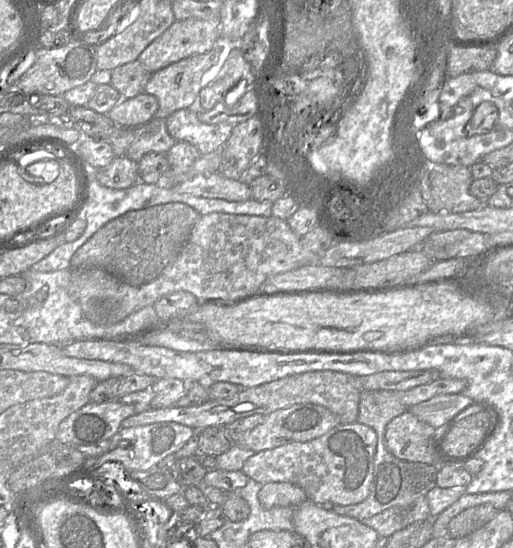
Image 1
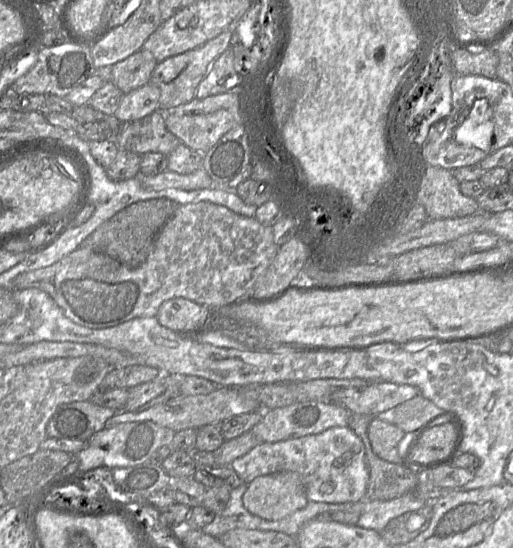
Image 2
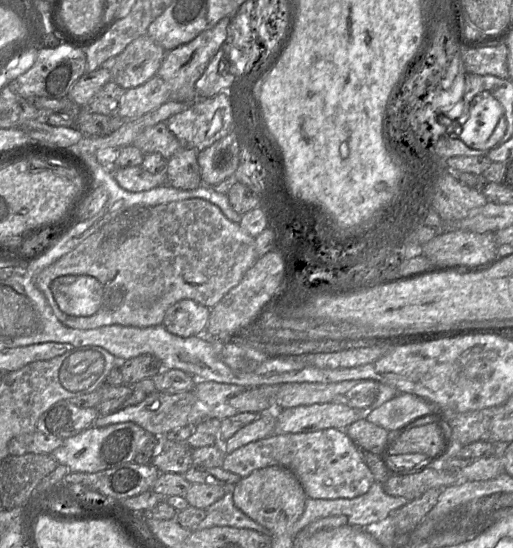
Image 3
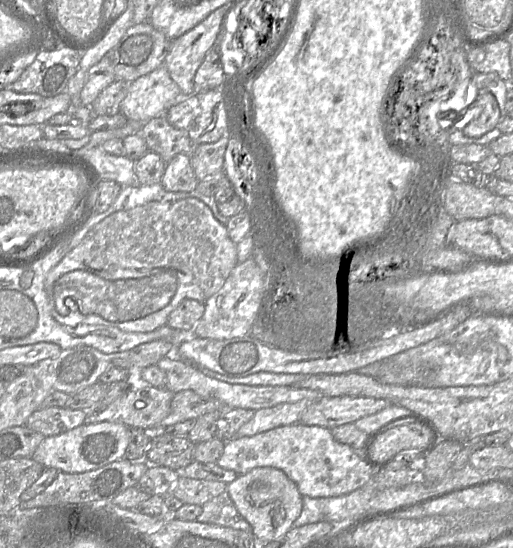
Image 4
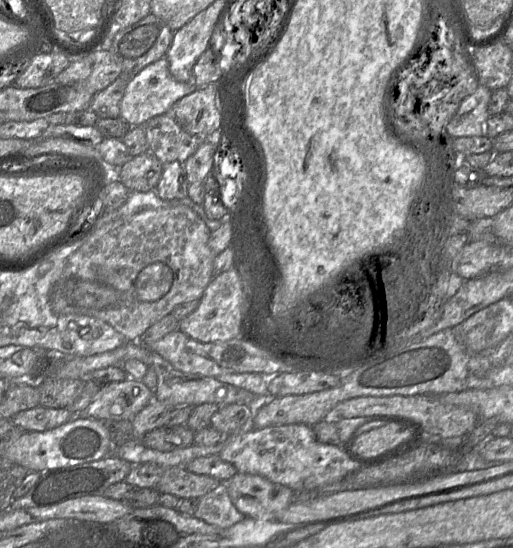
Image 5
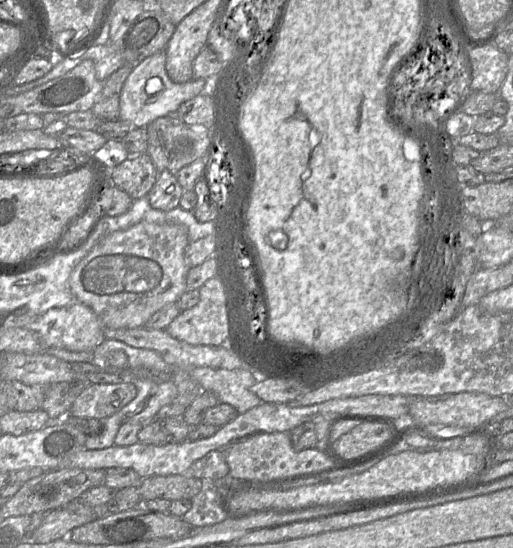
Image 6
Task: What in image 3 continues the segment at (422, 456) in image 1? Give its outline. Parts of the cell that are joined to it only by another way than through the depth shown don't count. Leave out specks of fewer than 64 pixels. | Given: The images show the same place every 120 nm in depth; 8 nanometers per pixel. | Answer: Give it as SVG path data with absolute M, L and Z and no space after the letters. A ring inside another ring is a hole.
M366 419L353 422L345 432L359 448L378 456L383 456L388 449L389 431Z

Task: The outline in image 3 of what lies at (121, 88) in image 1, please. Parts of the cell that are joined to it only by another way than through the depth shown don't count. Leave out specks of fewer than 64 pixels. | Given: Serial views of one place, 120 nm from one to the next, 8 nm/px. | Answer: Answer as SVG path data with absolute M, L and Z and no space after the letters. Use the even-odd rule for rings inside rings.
M147 34L136 38L115 57L111 81L125 90L144 84L157 75L166 53Z

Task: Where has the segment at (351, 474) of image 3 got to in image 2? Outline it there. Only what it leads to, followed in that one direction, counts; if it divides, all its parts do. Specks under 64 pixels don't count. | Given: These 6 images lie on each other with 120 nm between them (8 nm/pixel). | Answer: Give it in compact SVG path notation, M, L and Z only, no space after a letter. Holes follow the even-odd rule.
M332 427L319 434L262 442L229 465L245 483L258 476L279 471L298 473L305 485L309 501L354 503L363 500L369 482L365 447L361 438L349 427Z

